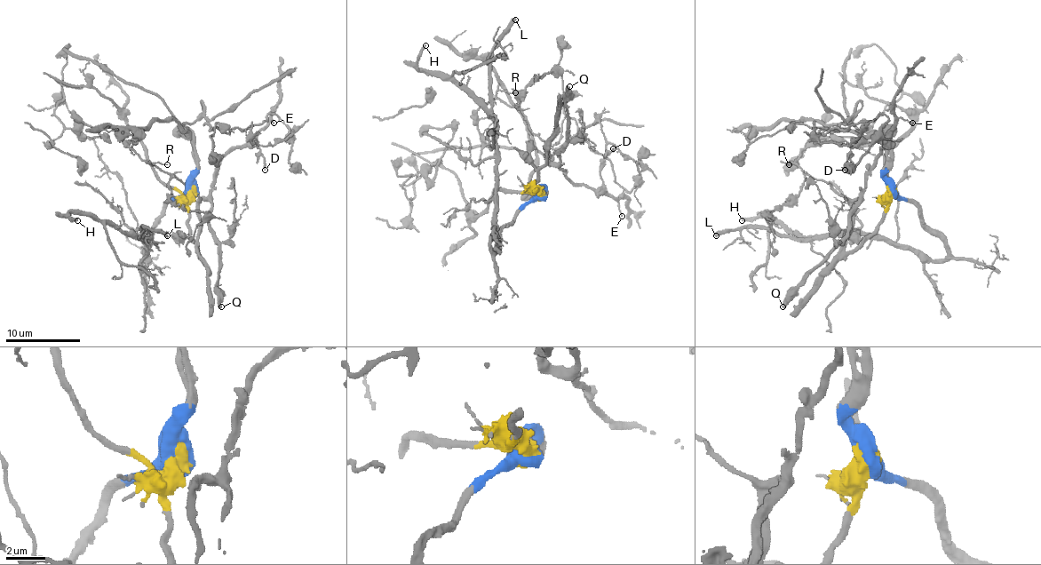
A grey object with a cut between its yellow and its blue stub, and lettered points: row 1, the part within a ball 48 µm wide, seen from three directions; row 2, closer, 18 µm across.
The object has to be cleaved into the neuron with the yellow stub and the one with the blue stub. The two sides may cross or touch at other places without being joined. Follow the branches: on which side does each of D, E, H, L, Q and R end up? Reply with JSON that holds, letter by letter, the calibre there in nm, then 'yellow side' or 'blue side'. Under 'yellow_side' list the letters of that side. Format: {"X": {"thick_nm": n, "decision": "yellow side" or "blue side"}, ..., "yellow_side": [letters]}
{"D": {"thick_nm": 200, "decision": "yellow side"}, "E": {"thick_nm": 130, "decision": "yellow side"}, "H": {"thick_nm": 300, "decision": "blue side"}, "L": {"thick_nm": 400, "decision": "blue side"}, "Q": {"thick_nm": 360, "decision": "yellow side"}, "R": {"thick_nm": 120, "decision": "yellow side"}, "yellow_side": ["D", "E", "Q", "R"]}

